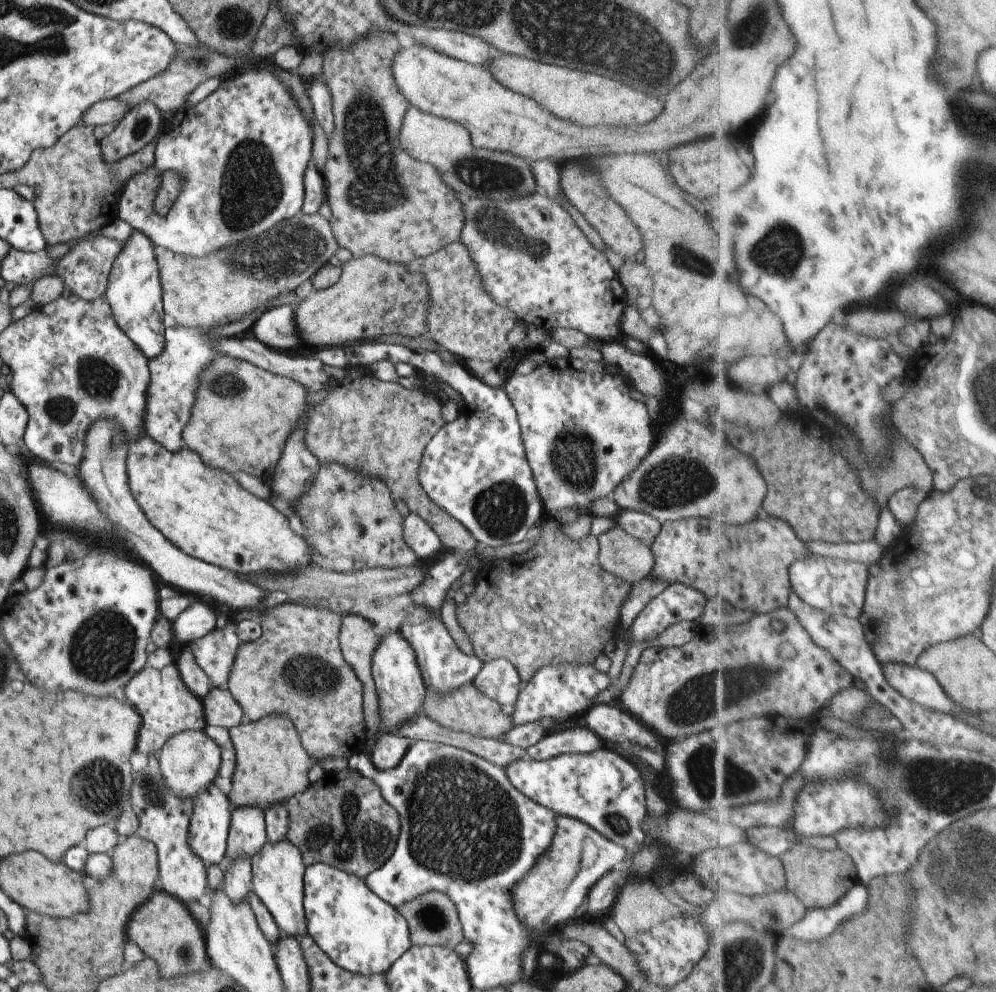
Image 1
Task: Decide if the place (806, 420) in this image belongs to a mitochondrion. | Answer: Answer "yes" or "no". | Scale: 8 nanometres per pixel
no

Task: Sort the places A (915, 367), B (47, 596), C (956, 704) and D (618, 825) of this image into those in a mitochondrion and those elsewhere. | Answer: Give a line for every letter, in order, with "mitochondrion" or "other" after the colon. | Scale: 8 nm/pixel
A: other
B: other
C: other
D: mitochondrion

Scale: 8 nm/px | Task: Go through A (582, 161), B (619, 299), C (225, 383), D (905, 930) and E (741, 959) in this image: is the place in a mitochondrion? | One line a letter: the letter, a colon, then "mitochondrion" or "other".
A: other
B: other
C: mitochondrion
D: other
E: mitochondrion

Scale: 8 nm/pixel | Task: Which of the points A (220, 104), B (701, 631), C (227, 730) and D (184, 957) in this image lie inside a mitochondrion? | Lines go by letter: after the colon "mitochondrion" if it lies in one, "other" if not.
A: other
B: other
C: other
D: mitochondrion

